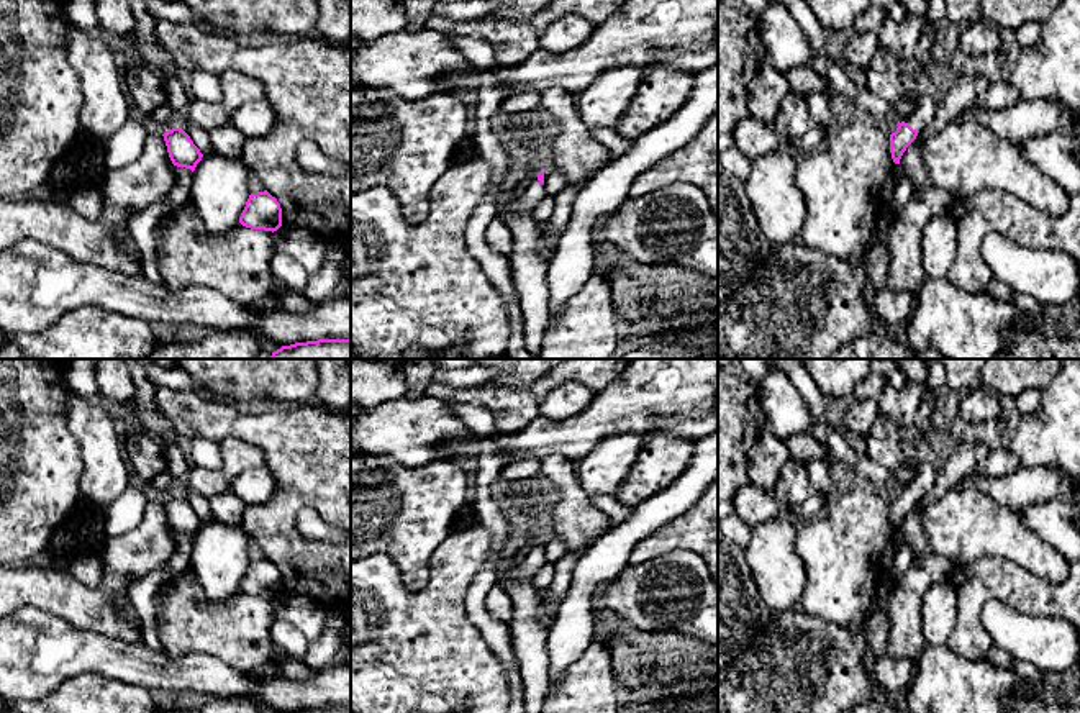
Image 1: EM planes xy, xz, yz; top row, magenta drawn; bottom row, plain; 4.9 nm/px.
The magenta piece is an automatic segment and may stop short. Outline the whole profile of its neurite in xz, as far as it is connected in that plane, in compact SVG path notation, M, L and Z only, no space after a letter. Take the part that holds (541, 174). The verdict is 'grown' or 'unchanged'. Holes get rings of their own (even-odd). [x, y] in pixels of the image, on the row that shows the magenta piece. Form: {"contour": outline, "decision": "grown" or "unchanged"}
{"contour": "M539 172L528 185L526 192L511 203L511 211L518 215L533 215L546 197L544 172Z", "decision": "grown"}

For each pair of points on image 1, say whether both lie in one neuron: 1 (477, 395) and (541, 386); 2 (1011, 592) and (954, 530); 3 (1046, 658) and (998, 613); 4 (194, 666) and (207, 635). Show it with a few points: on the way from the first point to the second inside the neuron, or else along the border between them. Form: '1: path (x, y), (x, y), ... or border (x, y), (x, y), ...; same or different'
1: path (494, 397), (525, 399); same
2: border (1018, 564), (997, 556), (980, 556), (954, 567); different
3: path (1034, 646), (1010, 625); same
4: border (163, 649), (171, 656), (208, 653), (233, 669); different

